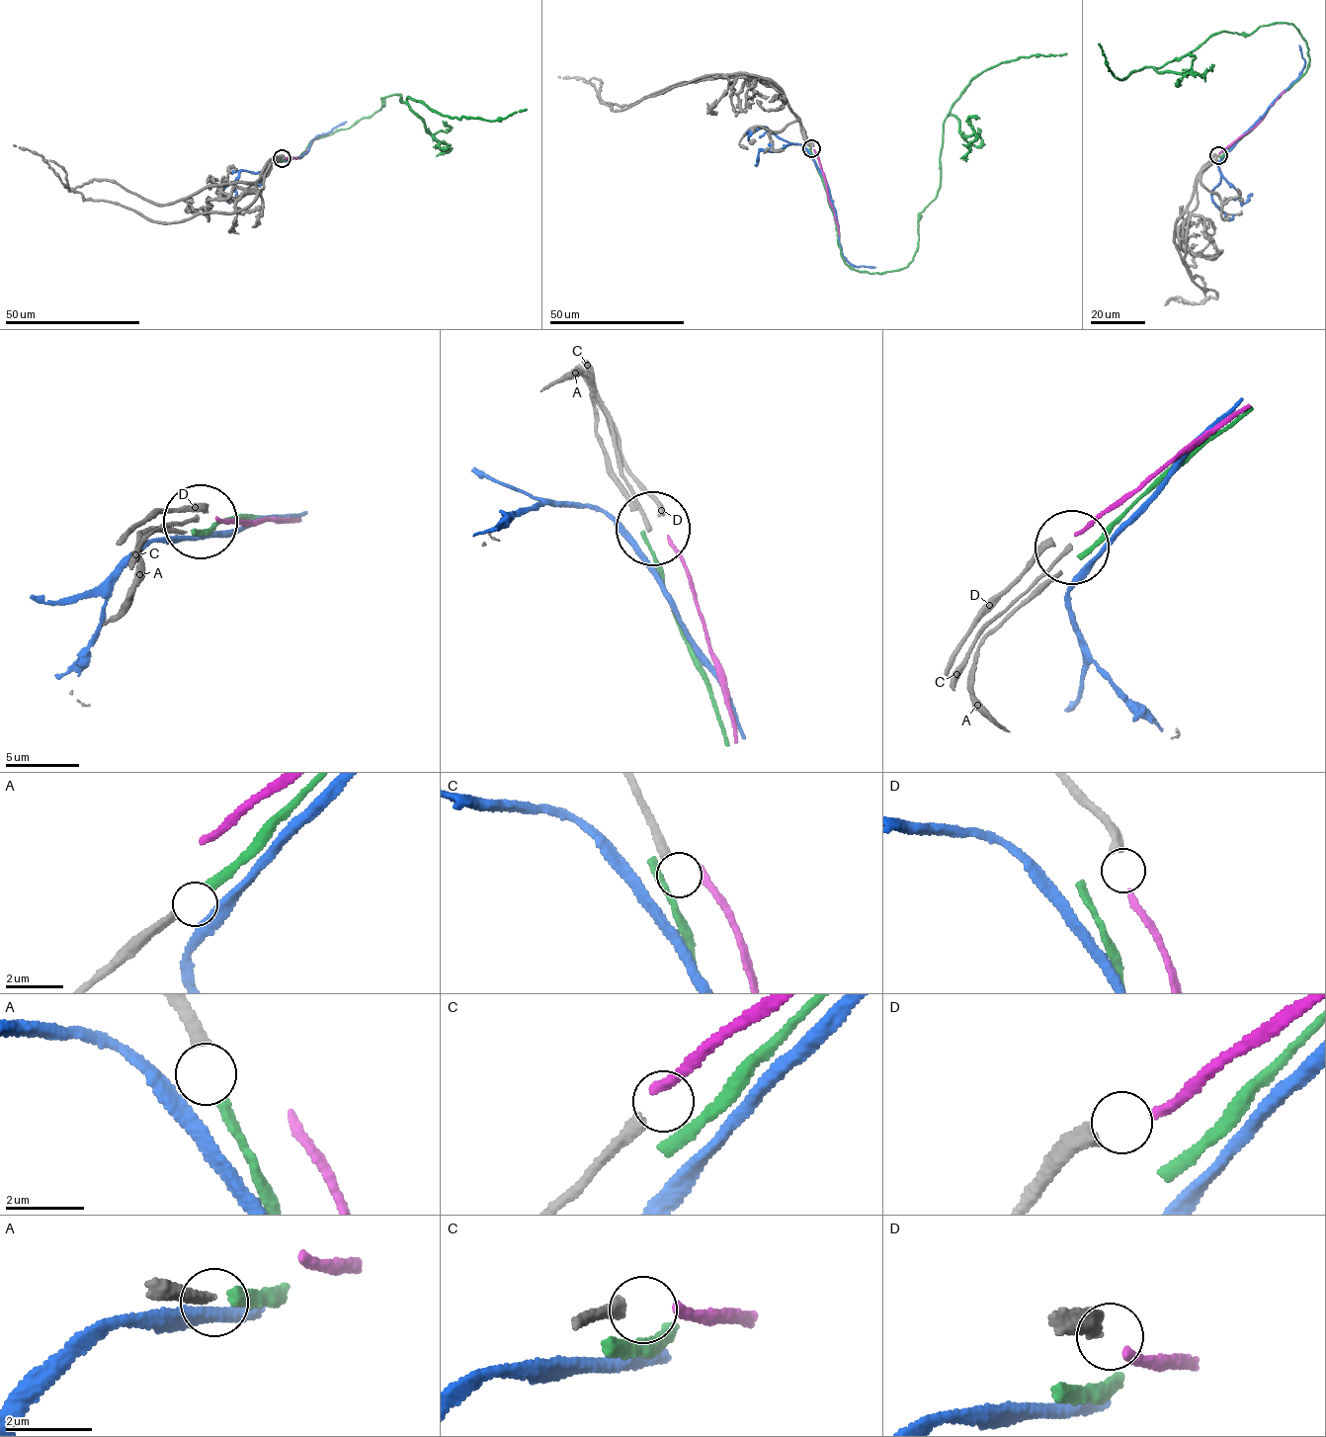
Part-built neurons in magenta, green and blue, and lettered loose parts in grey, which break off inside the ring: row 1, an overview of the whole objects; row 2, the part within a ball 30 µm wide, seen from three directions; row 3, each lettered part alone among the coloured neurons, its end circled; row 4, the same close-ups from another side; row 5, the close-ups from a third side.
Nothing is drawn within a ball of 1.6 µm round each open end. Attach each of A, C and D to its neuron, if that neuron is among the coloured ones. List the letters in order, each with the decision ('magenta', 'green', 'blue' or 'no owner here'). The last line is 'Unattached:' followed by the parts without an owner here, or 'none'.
A: green
C: no owner here
D: magenta
Unattached: C

